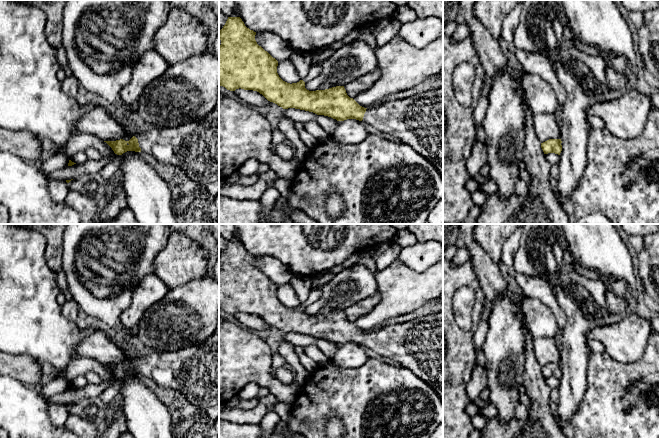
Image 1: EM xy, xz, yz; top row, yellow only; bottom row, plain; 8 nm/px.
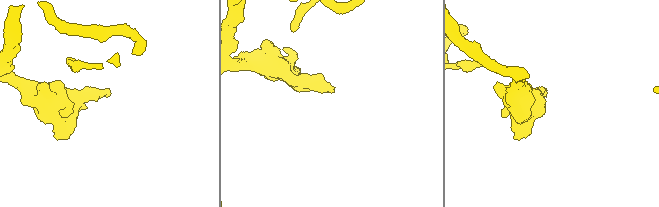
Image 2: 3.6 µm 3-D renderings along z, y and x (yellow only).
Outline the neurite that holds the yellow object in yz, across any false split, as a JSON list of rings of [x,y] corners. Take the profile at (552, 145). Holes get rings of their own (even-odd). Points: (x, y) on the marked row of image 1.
[[[549,139],[541,143],[541,148],[544,154],[555,153],[560,155],[562,151],[561,143],[562,143],[561,139]]]

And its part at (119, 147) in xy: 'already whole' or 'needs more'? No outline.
needs more

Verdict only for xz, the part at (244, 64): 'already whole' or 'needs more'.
needs more

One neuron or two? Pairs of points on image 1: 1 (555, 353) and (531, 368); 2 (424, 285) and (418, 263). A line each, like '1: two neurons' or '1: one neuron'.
1: two neurons
2: two neurons

